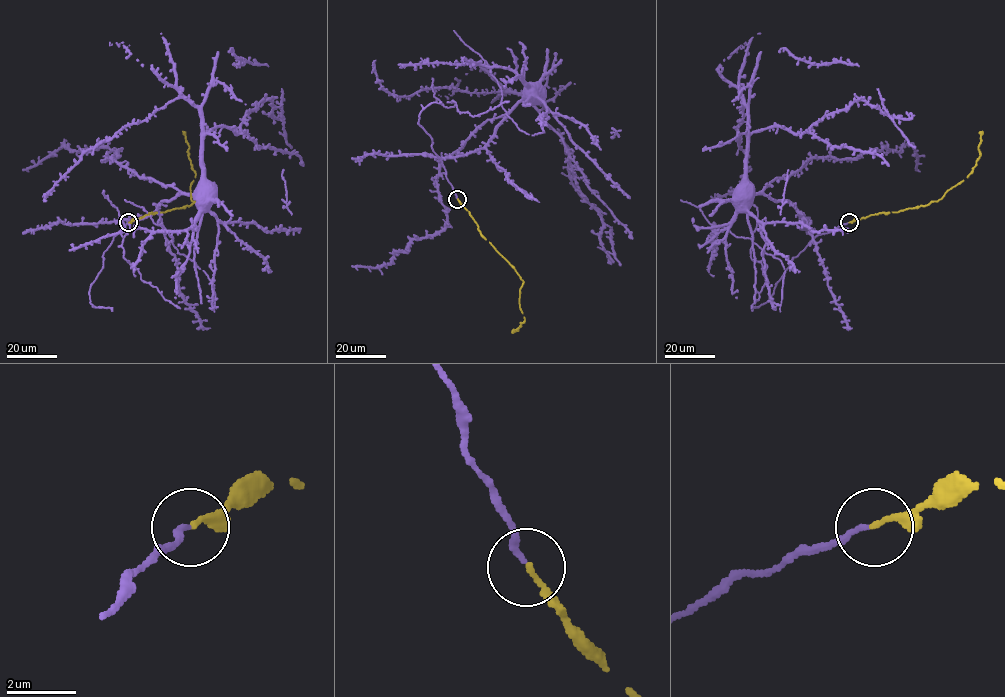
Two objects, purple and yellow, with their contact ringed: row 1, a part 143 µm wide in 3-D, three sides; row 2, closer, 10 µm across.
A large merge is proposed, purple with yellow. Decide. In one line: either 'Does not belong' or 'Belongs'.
Belongs

